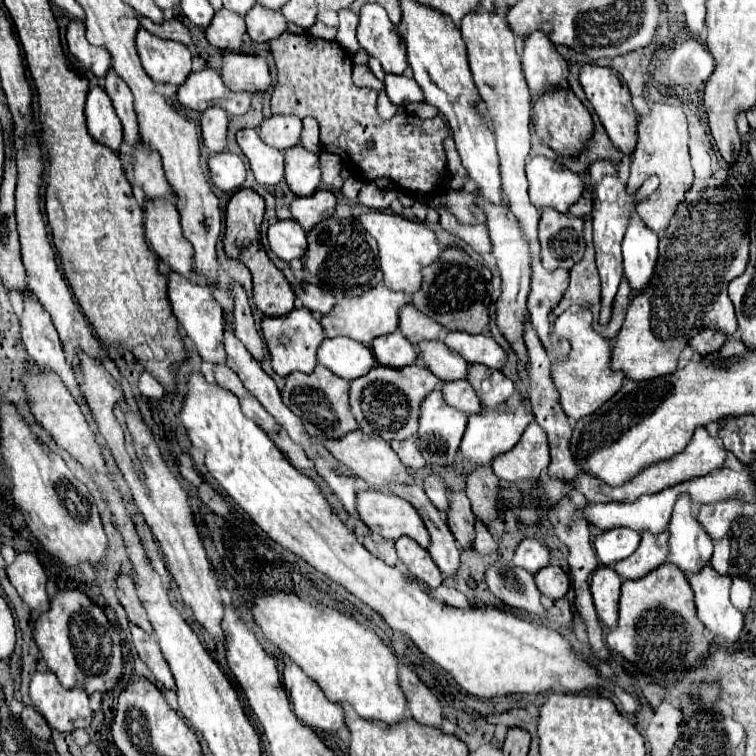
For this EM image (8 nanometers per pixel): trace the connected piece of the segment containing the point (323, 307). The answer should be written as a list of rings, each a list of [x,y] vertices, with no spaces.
[[[300,281],[294,291],[302,299],[306,309],[310,309],[314,313],[320,313],[320,315],[330,313],[330,309],[336,303],[334,295],[330,295],[328,291],[322,291],[320,287],[314,287],[312,283],[306,283],[306,281]]]

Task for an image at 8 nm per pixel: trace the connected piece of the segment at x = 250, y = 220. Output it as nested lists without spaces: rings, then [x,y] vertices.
[[[238,189],[226,205],[226,233],[224,233],[224,251],[230,259],[242,261],[254,279],[254,303],[256,307],[270,317],[286,315],[294,309],[294,291],[288,285],[286,277],[274,263],[268,259],[262,241],[260,241],[260,223],[264,217],[264,199],[254,189]]]

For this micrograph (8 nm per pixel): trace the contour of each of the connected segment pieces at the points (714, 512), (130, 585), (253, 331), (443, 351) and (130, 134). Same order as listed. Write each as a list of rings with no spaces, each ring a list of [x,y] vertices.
[[[714,503],[714,507],[700,507],[698,521],[716,541],[730,533],[732,523],[742,511],[742,503]]]
[[[120,573],[116,577],[116,595],[118,595],[118,599],[120,599],[120,603],[122,603],[128,619],[132,623],[136,623],[138,627],[142,627],[144,631],[154,633],[154,629],[152,629],[152,625],[150,625],[150,621],[146,617],[146,611],[144,611],[138,595],[134,591],[134,581],[130,579],[130,575]]]
[[[230,281],[228,289],[234,295],[234,333],[244,343],[244,347],[254,355],[256,361],[262,359],[262,337],[258,335],[258,329],[254,325],[254,317],[250,311],[250,303],[246,297],[246,291],[240,283]]]
[[[426,341],[418,345],[420,357],[424,359],[426,367],[442,381],[456,381],[466,379],[466,367],[468,363],[462,359],[462,355],[450,351],[444,341]]]
[[[112,67],[106,73],[106,93],[114,101],[116,113],[124,125],[124,139],[134,147],[138,143],[138,137],[140,137],[136,111],[134,111],[134,99],[130,95],[130,89],[126,87],[126,83],[122,83],[122,79],[118,79],[118,75],[114,75]]]

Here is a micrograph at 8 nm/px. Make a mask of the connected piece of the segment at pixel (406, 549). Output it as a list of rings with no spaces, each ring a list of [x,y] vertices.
[[[400,537],[396,541],[396,551],[398,551],[400,561],[410,571],[410,575],[414,575],[418,581],[426,583],[430,589],[440,587],[440,583],[444,579],[442,573],[438,571],[438,567],[430,559],[430,553],[426,549],[422,549],[418,543],[414,543],[414,539]]]

